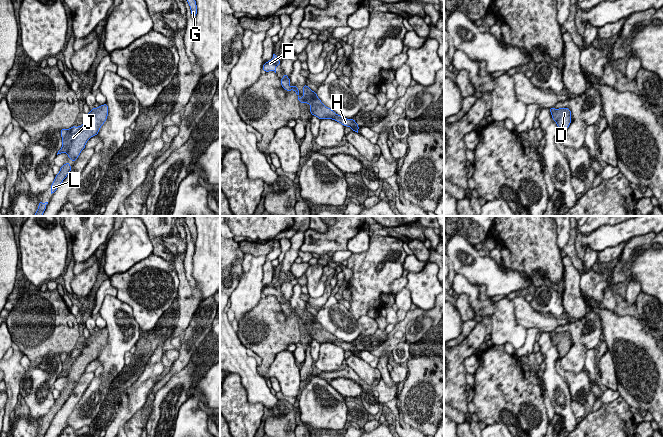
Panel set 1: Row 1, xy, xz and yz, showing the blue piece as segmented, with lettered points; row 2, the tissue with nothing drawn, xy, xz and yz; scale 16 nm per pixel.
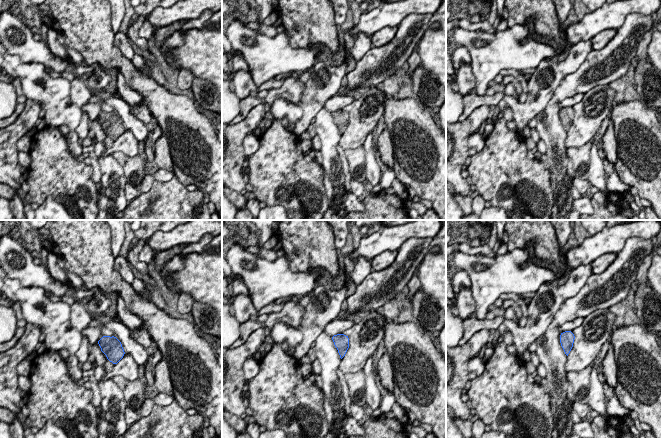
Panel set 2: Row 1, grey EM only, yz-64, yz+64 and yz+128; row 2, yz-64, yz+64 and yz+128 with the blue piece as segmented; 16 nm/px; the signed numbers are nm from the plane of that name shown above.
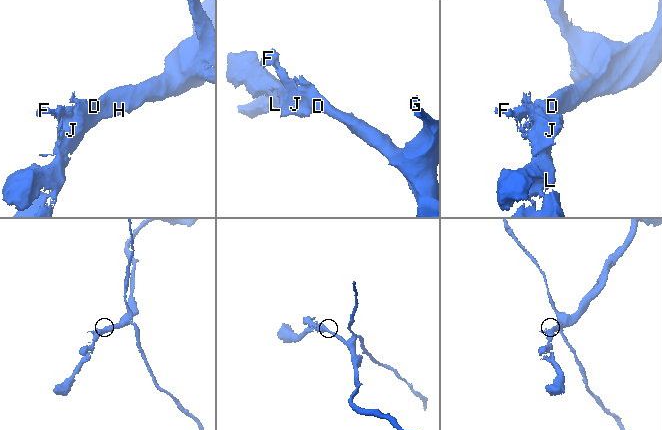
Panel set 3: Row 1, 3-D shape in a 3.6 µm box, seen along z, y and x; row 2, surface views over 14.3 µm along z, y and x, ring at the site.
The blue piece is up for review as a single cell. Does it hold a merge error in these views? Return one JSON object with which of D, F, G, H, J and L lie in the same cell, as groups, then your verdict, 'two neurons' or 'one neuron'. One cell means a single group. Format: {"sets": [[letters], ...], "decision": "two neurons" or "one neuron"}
{"sets": [["D", "F", "G", "H", "J", "L"]], "decision": "one neuron"}

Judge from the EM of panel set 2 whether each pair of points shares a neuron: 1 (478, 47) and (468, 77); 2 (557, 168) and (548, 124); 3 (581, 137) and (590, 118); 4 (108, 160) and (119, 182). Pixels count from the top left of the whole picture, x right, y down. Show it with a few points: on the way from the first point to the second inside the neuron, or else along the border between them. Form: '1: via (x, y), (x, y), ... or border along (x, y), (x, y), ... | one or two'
1: border along (470, 62), (472, 73), (475, 77), (475, 87) | two
2: via (557, 157), (554, 135) | one
3: via (581, 132), (586, 123) | one
4: via (108, 165), (114, 177) | one

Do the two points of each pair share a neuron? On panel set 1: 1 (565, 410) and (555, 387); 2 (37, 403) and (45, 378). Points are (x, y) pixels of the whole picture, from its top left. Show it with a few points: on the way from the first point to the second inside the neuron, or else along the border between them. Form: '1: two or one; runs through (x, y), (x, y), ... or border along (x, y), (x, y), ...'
1: one; runs through (562, 404), (558, 393)
2: one; runs through (37, 397), (37, 386), (39, 384)

